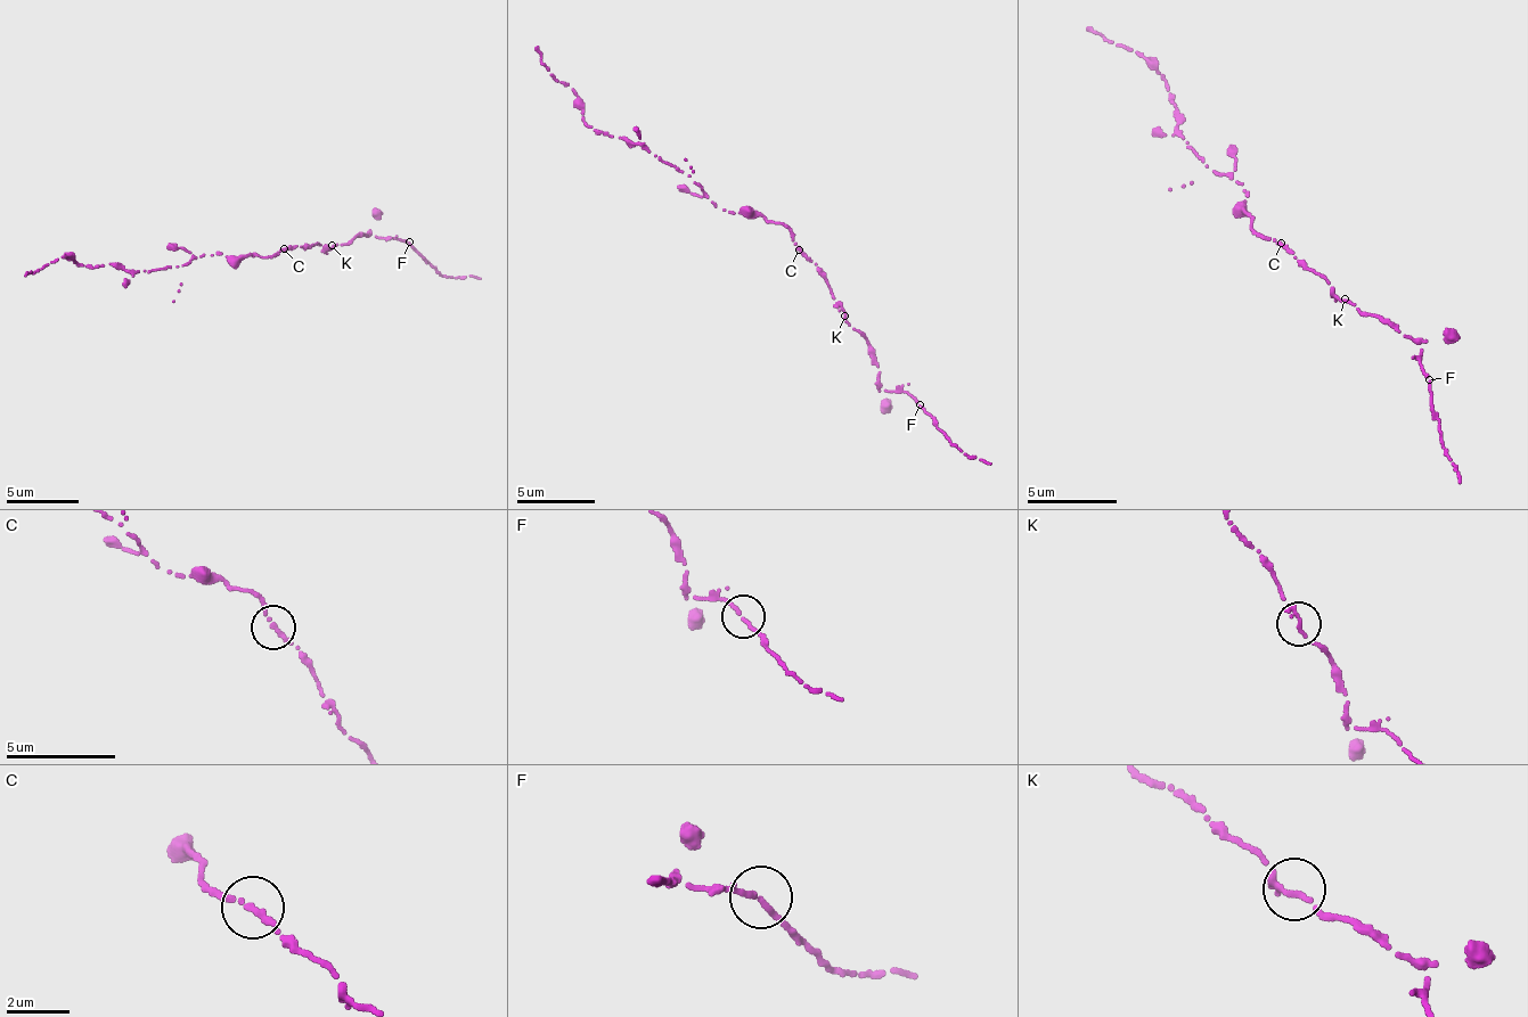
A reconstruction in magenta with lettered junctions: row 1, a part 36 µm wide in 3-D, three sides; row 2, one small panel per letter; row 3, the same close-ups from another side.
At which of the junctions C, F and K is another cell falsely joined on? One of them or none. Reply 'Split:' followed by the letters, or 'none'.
Split: none

